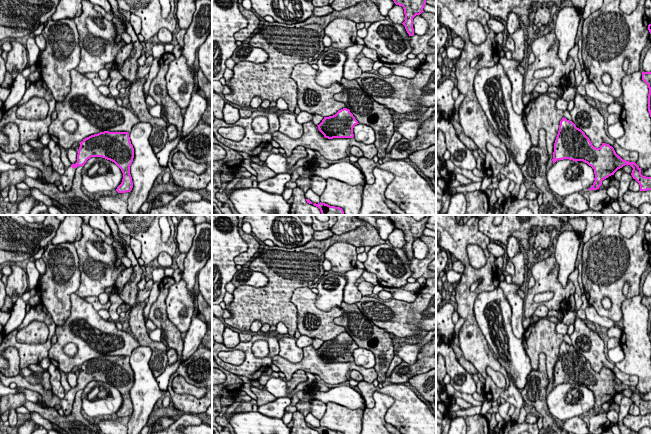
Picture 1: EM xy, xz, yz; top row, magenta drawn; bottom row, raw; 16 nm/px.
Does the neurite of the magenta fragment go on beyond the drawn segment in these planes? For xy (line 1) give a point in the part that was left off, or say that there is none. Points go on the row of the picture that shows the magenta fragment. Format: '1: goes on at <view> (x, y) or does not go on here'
1: goes on at xy (49, 175)

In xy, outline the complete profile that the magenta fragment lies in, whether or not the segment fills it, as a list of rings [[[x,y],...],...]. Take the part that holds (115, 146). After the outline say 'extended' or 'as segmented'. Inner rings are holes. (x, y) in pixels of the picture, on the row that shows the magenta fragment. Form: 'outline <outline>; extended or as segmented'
outline [[[104,131],[83,139],[80,142],[77,162],[66,168],[63,175],[56,172],[52,166],[45,166],[42,161],[30,160],[22,150],[6,153],[0,149],[0,157],[4,162],[15,159],[19,164],[37,167],[41,170],[42,179],[45,182],[54,184],[55,181],[60,181],[66,192],[72,188],[75,171],[78,166],[84,166],[91,157],[102,157],[114,162],[123,173],[122,182],[116,191],[118,193],[126,193],[133,188],[130,166],[134,158],[134,148],[128,132]]]; extended

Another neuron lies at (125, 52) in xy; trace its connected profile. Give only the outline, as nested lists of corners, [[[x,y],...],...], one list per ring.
[[[129,43],[129,44],[124,45],[118,51],[115,64],[114,64],[116,70],[120,70],[125,60],[130,57],[132,49],[133,49],[133,44]]]

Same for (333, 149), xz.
[[[312,121],[304,123],[302,126],[303,135],[299,139],[292,139],[279,131],[272,133],[272,140],[276,141],[285,151],[286,157],[289,157],[298,146],[312,149],[325,159],[333,161],[349,157],[352,146],[358,147],[363,152],[364,157],[368,159],[377,156],[377,148],[374,144],[364,144],[356,141],[354,137],[325,138],[318,126],[314,125]]]

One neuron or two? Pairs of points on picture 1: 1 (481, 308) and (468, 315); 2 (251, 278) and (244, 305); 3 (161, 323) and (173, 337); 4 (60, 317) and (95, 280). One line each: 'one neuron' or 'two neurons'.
1: two neurons
2: two neurons
3: one neuron
4: two neurons

